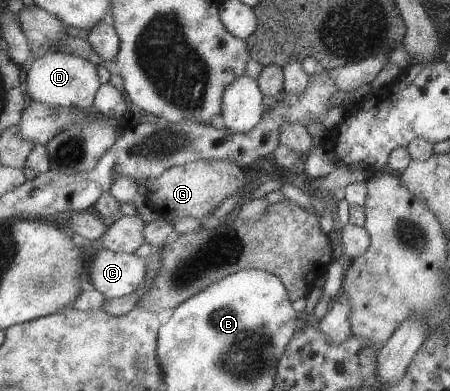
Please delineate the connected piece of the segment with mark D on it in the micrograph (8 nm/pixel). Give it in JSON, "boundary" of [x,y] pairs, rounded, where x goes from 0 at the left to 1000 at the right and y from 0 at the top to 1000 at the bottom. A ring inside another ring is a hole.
{"boundary":[[[133,130],[100,138],[62,159],[58,171],[56,243],[60,253],[113,274],[196,276],[204,269],[213,228],[224,215],[213,189],[213,166]]]}

